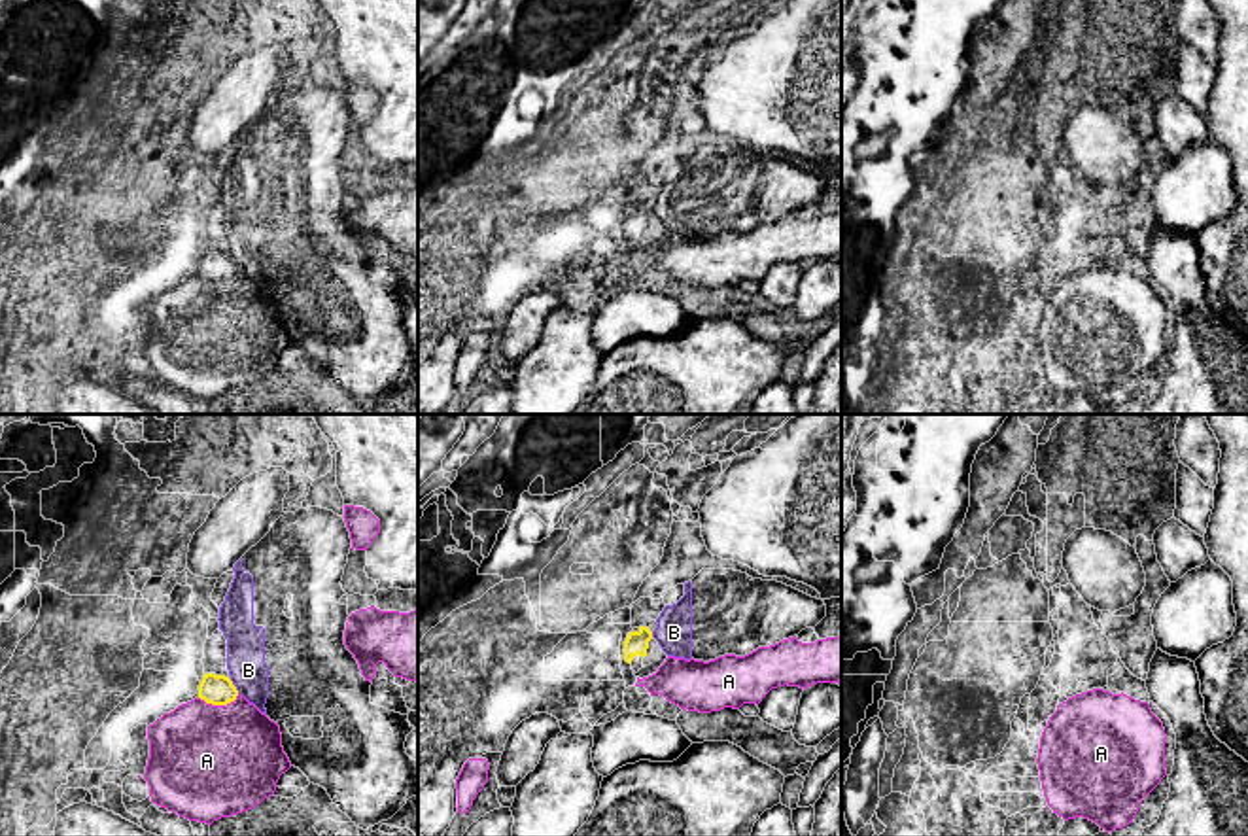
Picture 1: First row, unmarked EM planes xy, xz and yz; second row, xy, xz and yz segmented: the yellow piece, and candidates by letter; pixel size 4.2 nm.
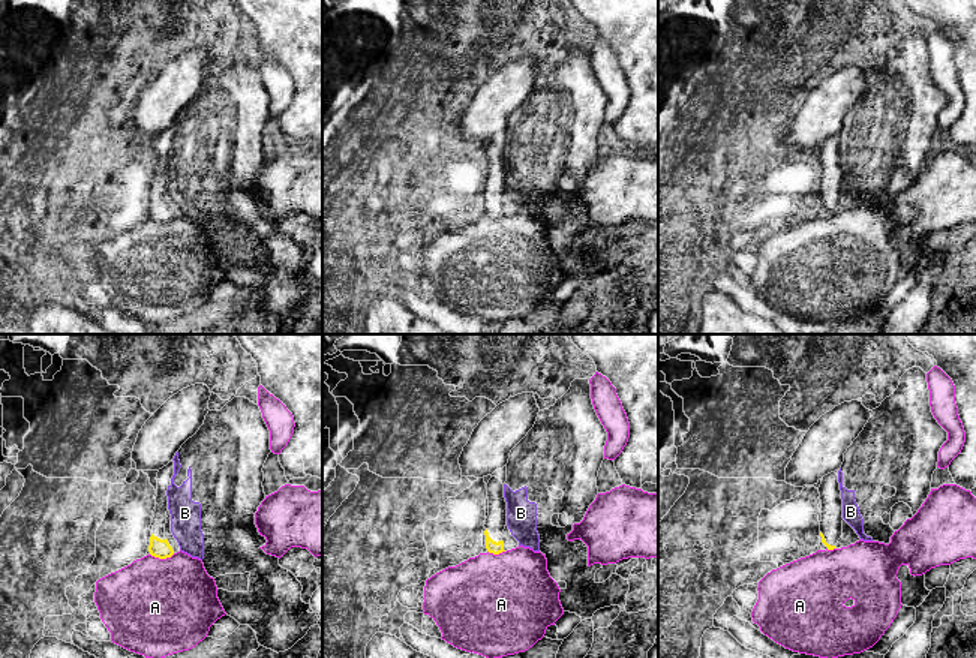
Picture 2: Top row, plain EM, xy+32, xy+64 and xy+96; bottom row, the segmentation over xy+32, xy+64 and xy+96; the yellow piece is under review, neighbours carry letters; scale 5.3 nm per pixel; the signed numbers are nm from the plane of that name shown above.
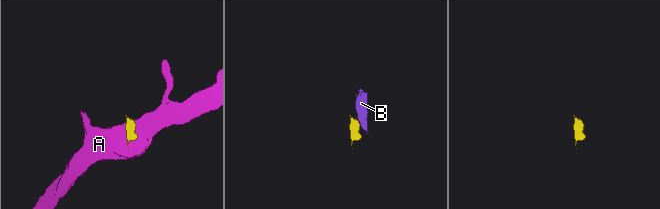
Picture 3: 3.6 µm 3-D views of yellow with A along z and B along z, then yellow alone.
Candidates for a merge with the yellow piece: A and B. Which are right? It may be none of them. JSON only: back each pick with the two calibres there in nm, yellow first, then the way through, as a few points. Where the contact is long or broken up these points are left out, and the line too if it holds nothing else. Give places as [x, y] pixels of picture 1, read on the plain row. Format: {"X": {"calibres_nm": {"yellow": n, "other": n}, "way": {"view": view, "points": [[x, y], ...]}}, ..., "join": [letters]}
{"join": []}

